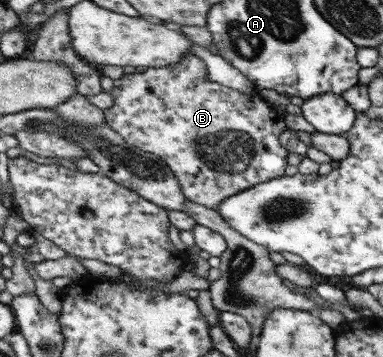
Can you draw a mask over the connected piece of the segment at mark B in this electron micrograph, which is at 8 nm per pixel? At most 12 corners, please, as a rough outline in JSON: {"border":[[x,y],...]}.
{"border":[[204,61],[113,81],[105,123],[186,199],[284,174],[286,127]]}

